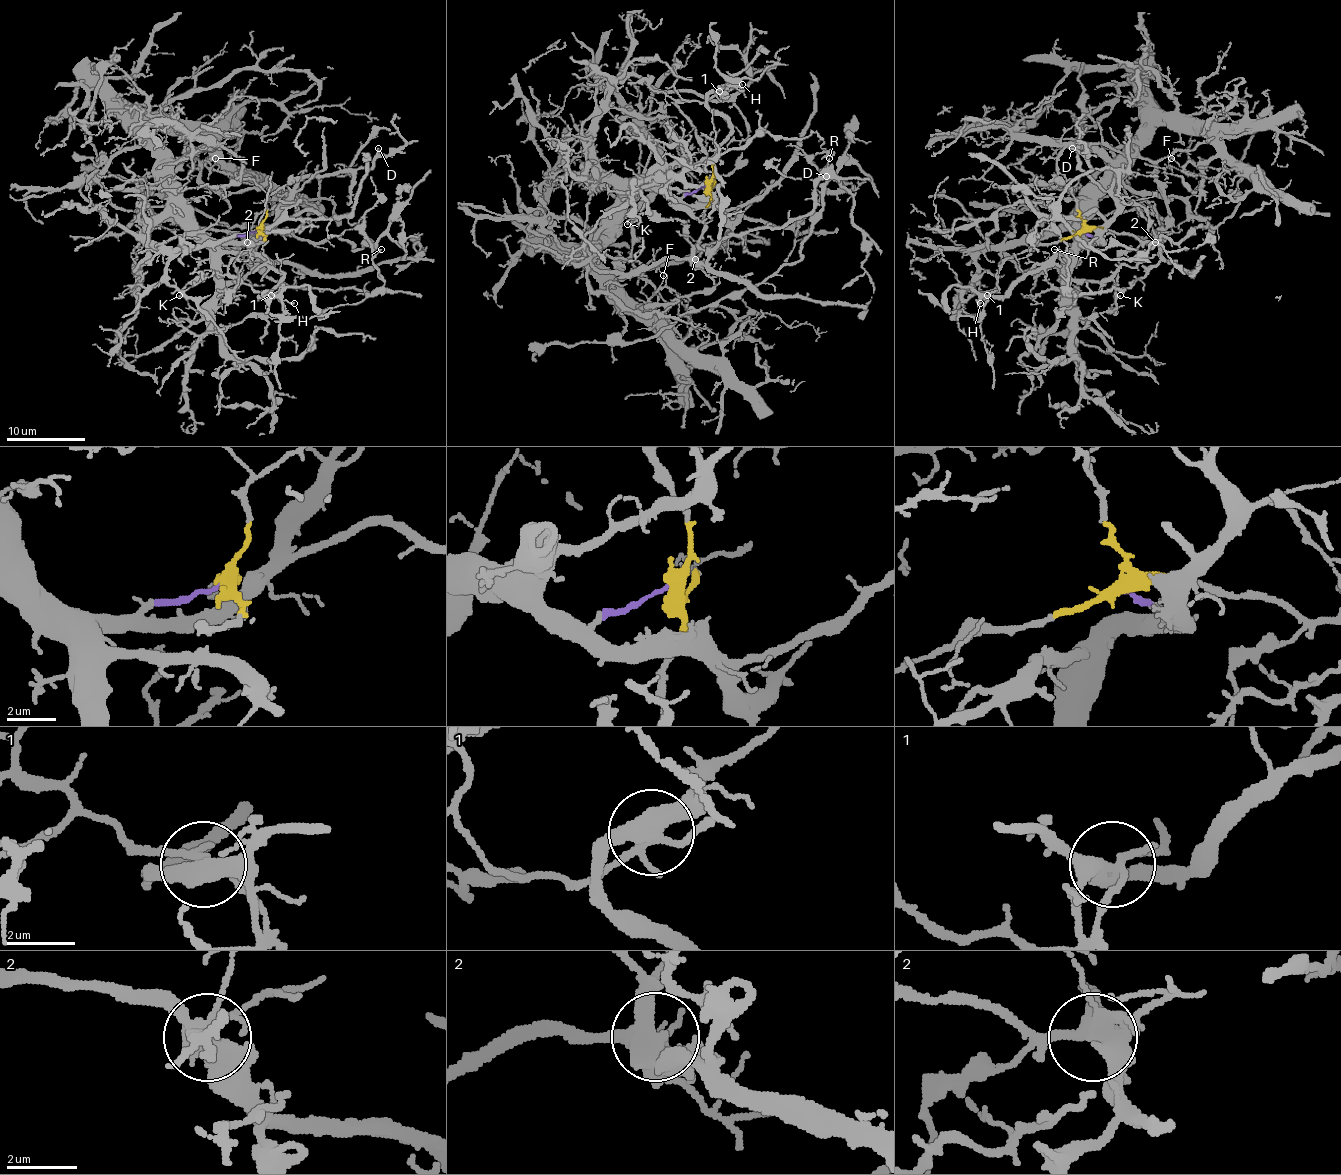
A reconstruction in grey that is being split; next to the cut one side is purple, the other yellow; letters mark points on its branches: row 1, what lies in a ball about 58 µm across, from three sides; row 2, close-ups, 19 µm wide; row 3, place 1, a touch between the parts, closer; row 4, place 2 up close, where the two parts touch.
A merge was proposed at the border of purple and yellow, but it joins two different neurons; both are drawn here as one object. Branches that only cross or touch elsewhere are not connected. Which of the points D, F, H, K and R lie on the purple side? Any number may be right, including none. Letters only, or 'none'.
D, F, H

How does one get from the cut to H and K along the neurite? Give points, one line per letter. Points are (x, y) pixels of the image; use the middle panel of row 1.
H: (705, 185), (681, 197), (665, 191), (671, 175), (701, 163), (728, 134), (707, 96), (742, 85)
K: (707, 185), (711, 197), (703, 236), (695, 244), (687, 238), (687, 222), (642, 214), (626, 224)

